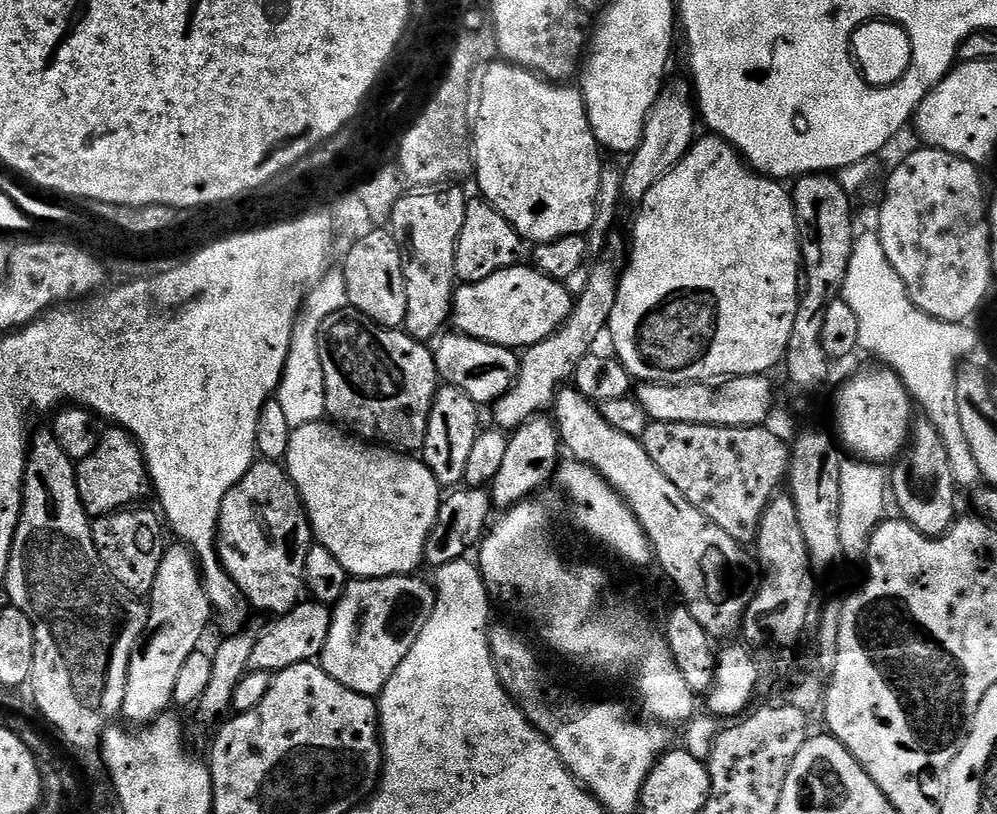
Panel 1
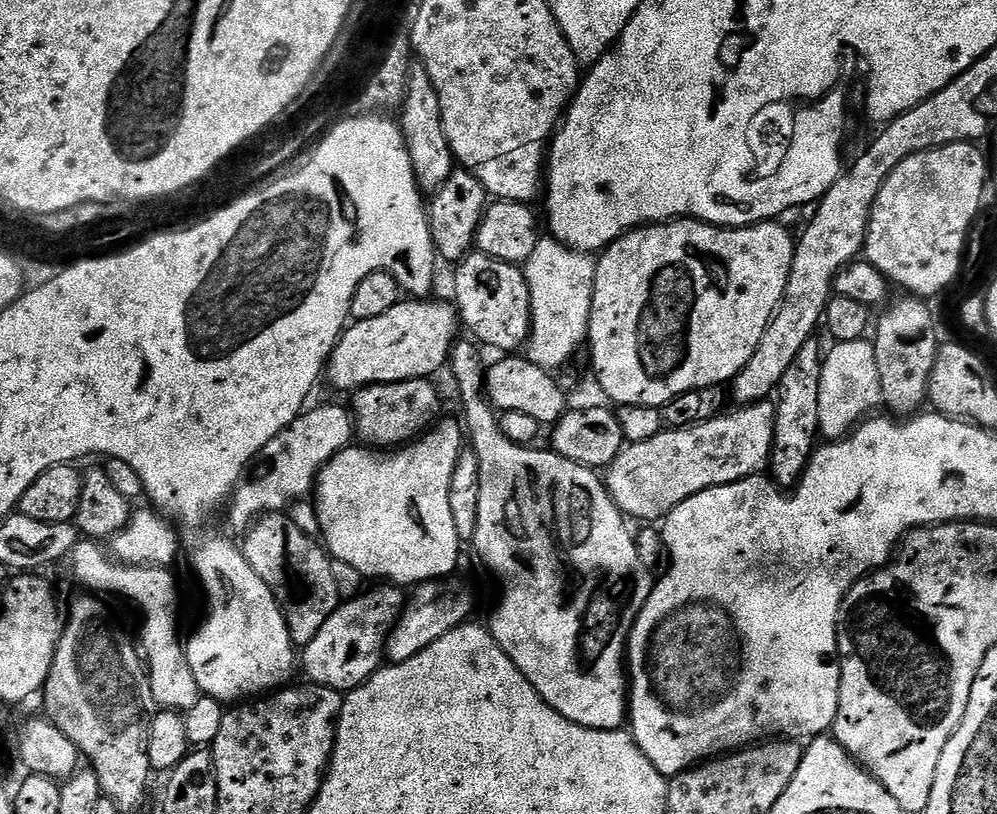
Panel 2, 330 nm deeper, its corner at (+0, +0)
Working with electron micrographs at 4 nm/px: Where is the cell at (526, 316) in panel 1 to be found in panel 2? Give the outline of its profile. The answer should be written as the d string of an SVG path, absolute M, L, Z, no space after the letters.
M404 298L378 318L366 318L349 323L336 348L328 358L326 378L333 386L351 393L371 384L393 384L403 380L427 380L435 377L440 367L449 363L452 350L458 342L456 331L461 331L460 317L451 303L443 304L437 298Z

